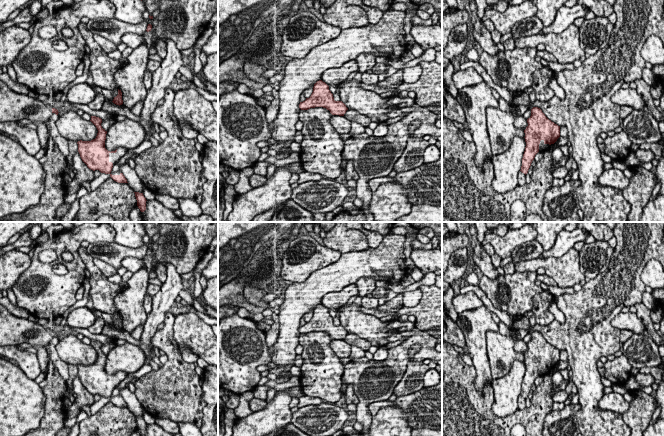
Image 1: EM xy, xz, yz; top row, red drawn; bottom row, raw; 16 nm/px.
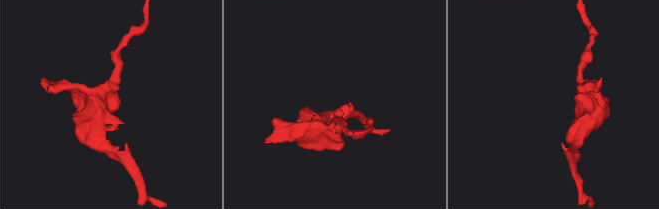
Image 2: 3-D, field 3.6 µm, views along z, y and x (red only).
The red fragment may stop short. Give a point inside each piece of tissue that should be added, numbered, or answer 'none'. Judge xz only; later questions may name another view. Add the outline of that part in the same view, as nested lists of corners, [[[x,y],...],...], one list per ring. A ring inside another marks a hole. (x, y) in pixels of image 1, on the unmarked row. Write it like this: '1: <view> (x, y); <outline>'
none

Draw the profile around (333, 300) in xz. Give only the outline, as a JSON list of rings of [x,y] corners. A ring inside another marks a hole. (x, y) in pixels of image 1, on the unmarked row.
[[[350,284],[344,287],[339,292],[329,292],[325,294],[321,301],[321,304],[325,306],[328,310],[337,310],[338,308],[345,305],[351,297],[356,296],[358,293],[359,291],[357,285]]]

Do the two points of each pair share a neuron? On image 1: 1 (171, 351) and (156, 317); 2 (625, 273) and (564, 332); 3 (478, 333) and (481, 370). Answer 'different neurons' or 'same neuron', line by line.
1: different neurons
2: same neuron
3: same neuron

